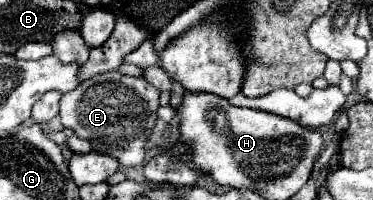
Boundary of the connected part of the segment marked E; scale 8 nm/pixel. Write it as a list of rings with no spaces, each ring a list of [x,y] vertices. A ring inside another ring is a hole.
[[[110,70],[84,80],[74,92],[64,94],[60,100],[60,118],[64,128],[74,130],[76,136],[88,140],[96,152],[116,158],[122,166],[138,166],[144,162],[144,142],[152,134],[158,118],[158,98],[158,88],[144,78]]]

